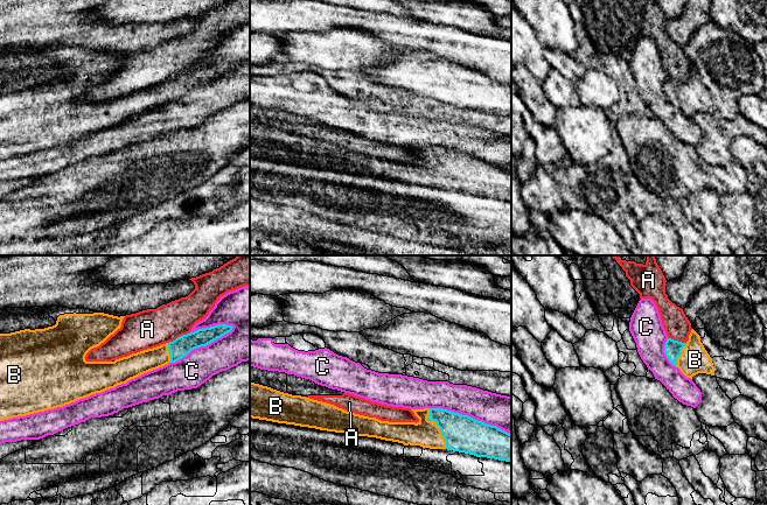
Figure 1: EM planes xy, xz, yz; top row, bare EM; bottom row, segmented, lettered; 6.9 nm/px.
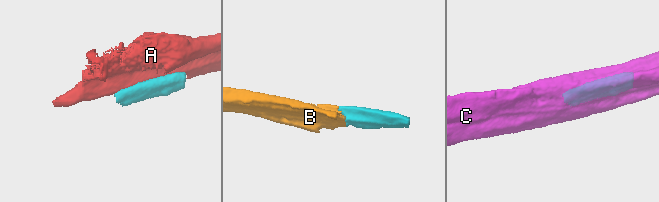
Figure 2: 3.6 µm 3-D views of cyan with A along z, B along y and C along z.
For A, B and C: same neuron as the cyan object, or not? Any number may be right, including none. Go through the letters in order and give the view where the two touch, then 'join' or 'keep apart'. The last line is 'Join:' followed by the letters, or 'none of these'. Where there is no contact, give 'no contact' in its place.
A: meets cyan in xy; keep apart
B: meets cyan in xz; join
C: meets cyan in xy; keep apart
Join: B

